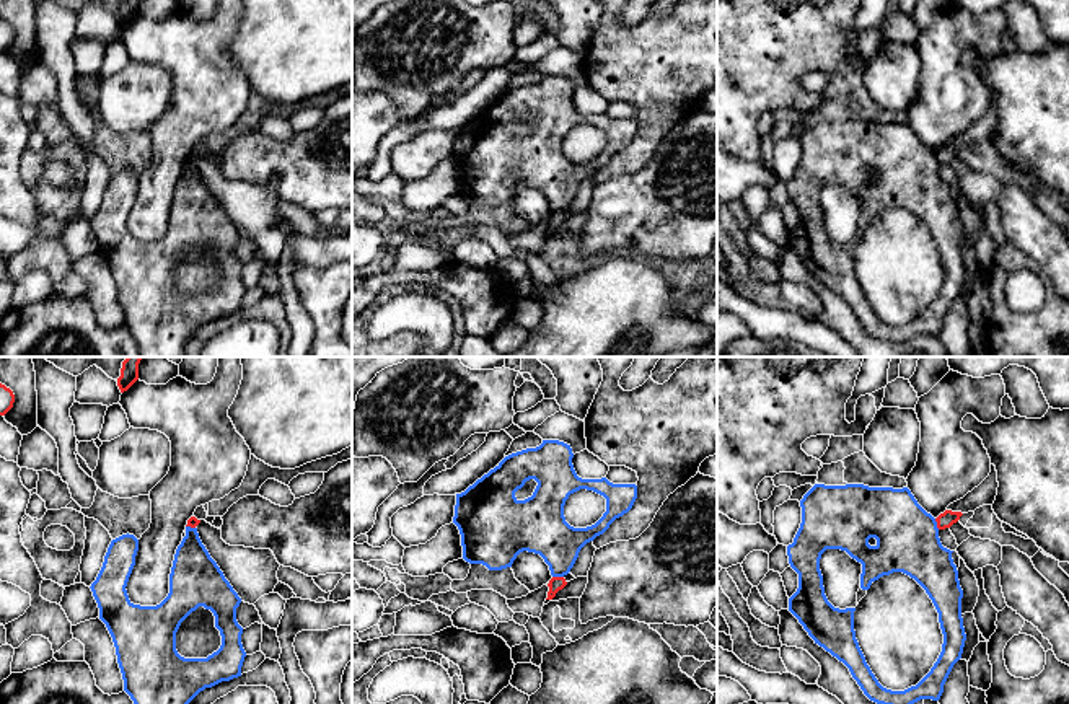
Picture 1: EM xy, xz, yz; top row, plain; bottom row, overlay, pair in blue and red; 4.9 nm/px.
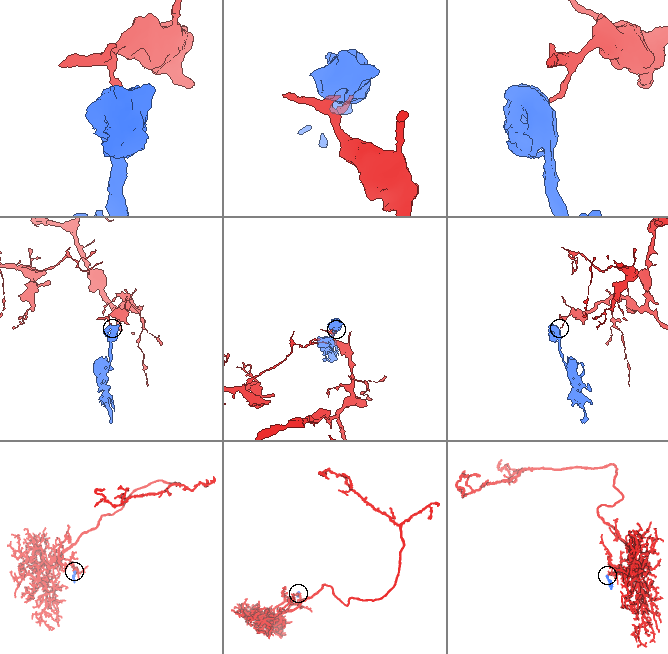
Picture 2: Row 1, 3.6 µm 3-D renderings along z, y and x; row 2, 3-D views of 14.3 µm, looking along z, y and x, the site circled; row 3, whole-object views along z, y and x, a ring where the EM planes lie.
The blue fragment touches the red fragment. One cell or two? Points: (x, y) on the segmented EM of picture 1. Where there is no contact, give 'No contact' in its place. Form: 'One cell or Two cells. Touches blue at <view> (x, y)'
Two cells. Touches blue at xz (558, 576)

